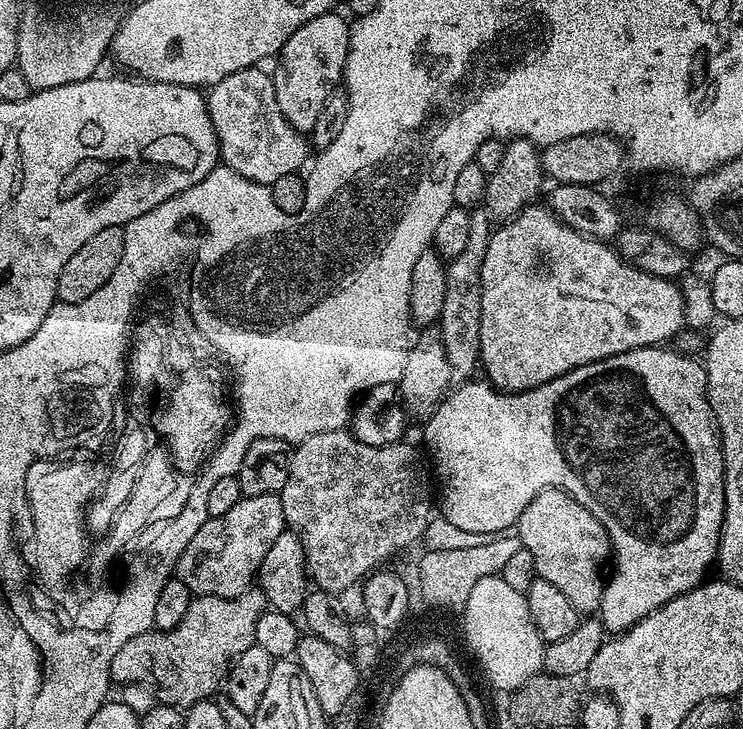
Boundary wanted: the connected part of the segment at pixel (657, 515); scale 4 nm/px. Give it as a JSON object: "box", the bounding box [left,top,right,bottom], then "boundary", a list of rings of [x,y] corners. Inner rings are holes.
{"box":[423,346,724,634],"boundary":[[[653,346],[650,348],[635,348],[629,352],[622,354],[614,354],[610,358],[602,358],[598,362],[590,362],[586,366],[578,366],[574,370],[570,370],[566,374],[562,374],[558,378],[554,378],[550,382],[546,382],[537,388],[531,388],[525,392],[501,392],[500,389],[489,384],[487,379],[477,378],[469,379],[467,382],[461,383],[460,388],[453,387],[451,391],[441,400],[440,405],[432,411],[432,415],[423,421],[424,424],[424,444],[428,447],[427,459],[432,459],[431,467],[434,469],[434,476],[440,479],[440,492],[438,488],[438,508],[442,515],[446,518],[446,522],[450,522],[450,526],[454,526],[458,530],[470,530],[470,534],[482,534],[487,537],[489,534],[498,534],[502,530],[513,527],[519,521],[520,516],[526,510],[526,506],[530,506],[530,502],[539,492],[544,492],[548,488],[557,488],[562,490],[570,498],[574,498],[574,502],[578,502],[590,514],[594,514],[594,518],[598,518],[598,522],[602,522],[602,526],[608,532],[608,541],[612,544],[612,552],[614,553],[614,563],[611,565],[612,577],[607,577],[604,593],[602,594],[602,602],[598,619],[604,623],[605,633],[619,634],[630,630],[630,626],[634,626],[638,622],[642,622],[642,618],[649,616],[654,610],[658,610],[666,602],[670,602],[674,598],[678,598],[682,594],[686,594],[692,588],[697,588],[699,584],[705,583],[706,577],[709,575],[708,567],[716,564],[716,555],[718,554],[718,546],[720,545],[720,531],[722,530],[722,522],[724,521],[724,451],[720,445],[720,427],[716,424],[716,415],[712,412],[712,407],[708,401],[708,372],[704,369],[703,363],[692,354],[685,354],[679,350],[671,352],[668,346]]]}

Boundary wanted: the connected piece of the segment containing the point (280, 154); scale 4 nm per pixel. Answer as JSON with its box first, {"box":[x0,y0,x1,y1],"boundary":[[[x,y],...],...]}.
{"box":[206,66,310,186],"boundary":[[[257,66],[255,68],[247,68],[246,70],[238,70],[234,74],[222,78],[222,82],[211,85],[206,99],[208,102],[208,113],[216,127],[216,137],[220,143],[220,159],[223,167],[242,174],[242,178],[250,178],[254,182],[270,186],[274,182],[278,182],[278,178],[282,178],[282,174],[290,174],[291,172],[299,173],[301,171],[300,167],[303,166],[304,159],[307,158],[308,152],[310,153],[310,144],[306,139],[305,133],[294,130],[294,126],[290,126],[290,122],[286,122],[286,118],[282,114],[282,109],[278,107],[278,94],[274,94],[274,82],[272,81],[271,75],[269,75],[267,71],[264,73],[262,69],[263,67]]]}

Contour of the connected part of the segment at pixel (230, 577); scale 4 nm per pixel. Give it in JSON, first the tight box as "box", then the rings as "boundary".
{"box":[178,494,286,598],"boundary":[[[277,494],[244,496],[227,514],[211,517],[194,534],[190,546],[182,554],[178,578],[186,582],[193,597],[217,596],[234,598],[253,587],[254,577],[266,558],[266,550],[274,546],[278,534],[286,530],[282,502]]]}

